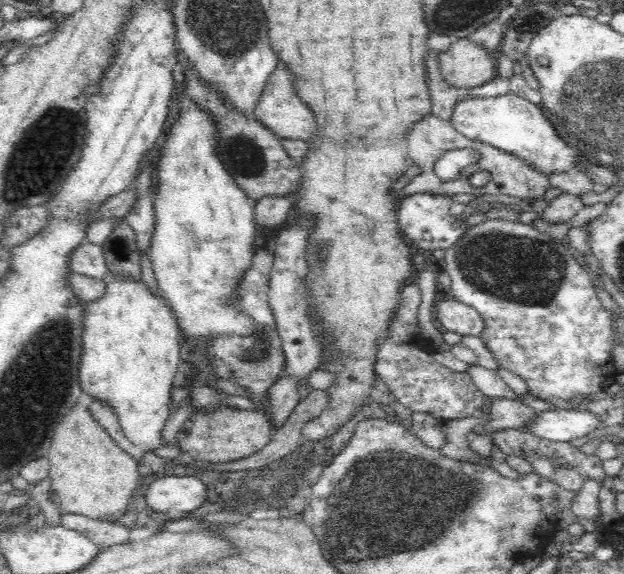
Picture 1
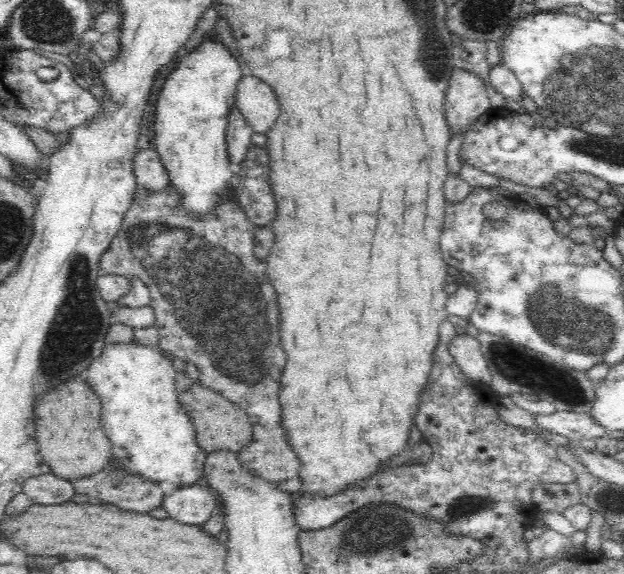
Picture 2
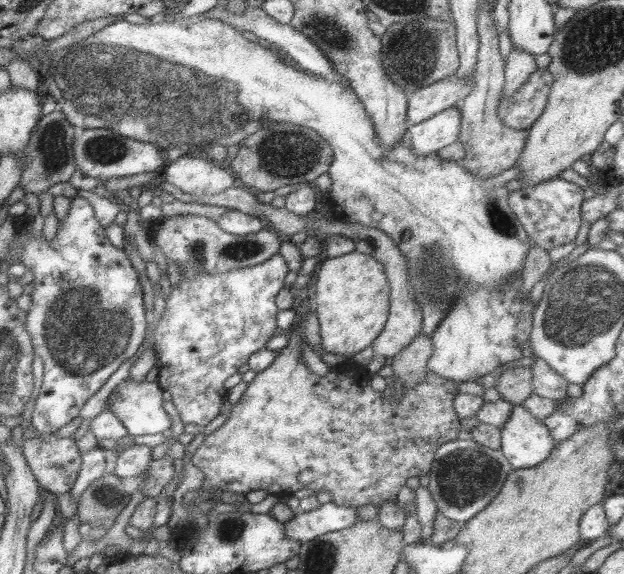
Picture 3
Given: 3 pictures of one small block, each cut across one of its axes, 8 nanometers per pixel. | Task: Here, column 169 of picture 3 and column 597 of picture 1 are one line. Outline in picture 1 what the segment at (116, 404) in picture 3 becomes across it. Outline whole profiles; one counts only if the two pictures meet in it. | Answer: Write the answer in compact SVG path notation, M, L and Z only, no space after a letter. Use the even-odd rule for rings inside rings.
M555 409L538 412L538 416L528 424L528 428L520 430L530 431L551 441L569 443L596 430L600 424L602 424L600 417L594 412L583 409L565 412Z

